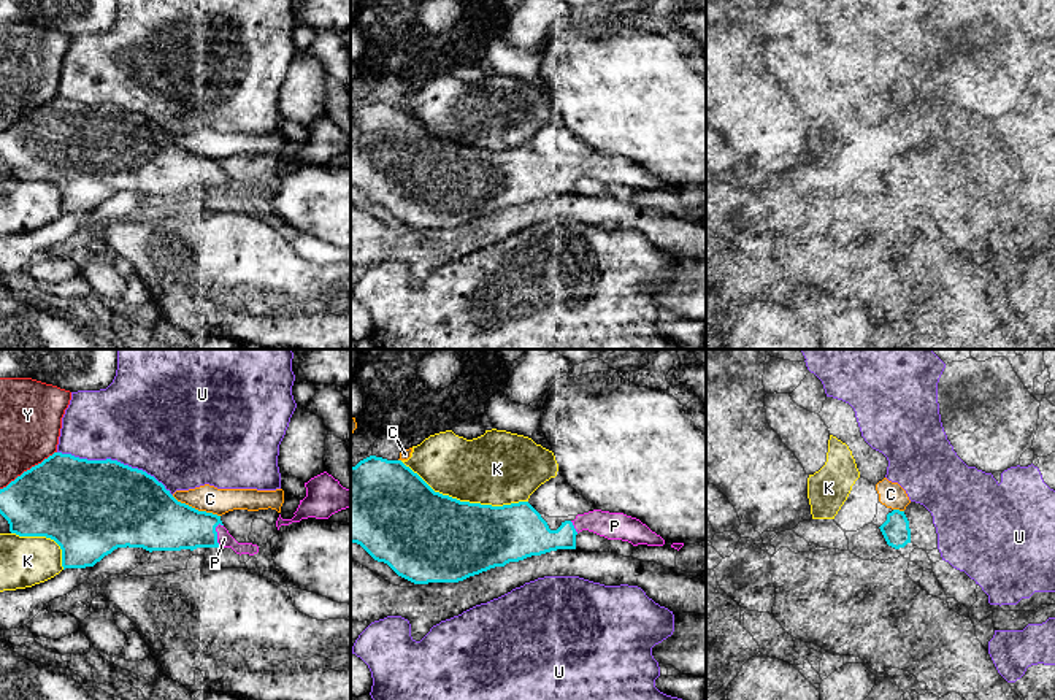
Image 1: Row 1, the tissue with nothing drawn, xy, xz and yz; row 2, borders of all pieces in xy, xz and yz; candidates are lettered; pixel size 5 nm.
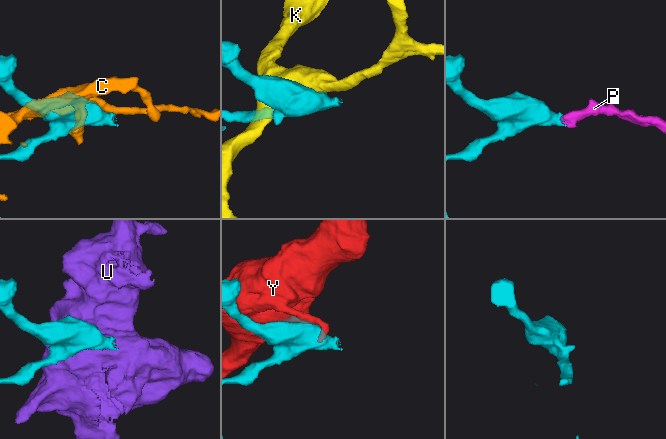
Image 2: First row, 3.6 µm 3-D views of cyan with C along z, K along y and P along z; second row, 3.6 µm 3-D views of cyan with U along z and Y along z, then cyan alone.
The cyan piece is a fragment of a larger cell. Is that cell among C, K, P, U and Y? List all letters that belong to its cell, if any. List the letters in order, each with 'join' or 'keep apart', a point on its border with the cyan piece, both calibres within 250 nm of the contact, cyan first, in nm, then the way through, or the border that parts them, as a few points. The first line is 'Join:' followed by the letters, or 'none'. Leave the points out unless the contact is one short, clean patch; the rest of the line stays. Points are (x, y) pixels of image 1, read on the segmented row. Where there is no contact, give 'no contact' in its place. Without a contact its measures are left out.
Join: P
C: keep apart; meets cyan in xy at (194, 508); 320 nm thick on the cyan side, 140 nm on the other
K: keep apart; meets cyan in xz at (464, 502); 460 nm thick on the cyan side, 380 nm on the other
P: join; meets cyan in xy at (216, 535); 260 nm thick on the cyan side, 80 nm on the other
U: keep apart; meets cyan in xy at (116, 461); 460 nm thick on the cyan side, 500 nm on the other
Y: keep apart; meets cyan in xy at (27, 470); 440 nm thick on the cyan side, 320 nm on the other

